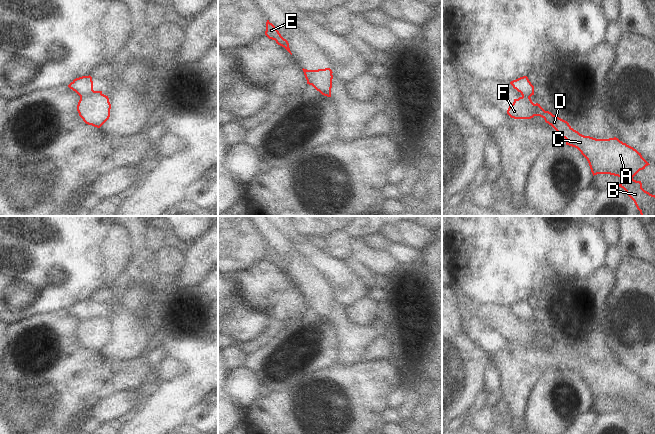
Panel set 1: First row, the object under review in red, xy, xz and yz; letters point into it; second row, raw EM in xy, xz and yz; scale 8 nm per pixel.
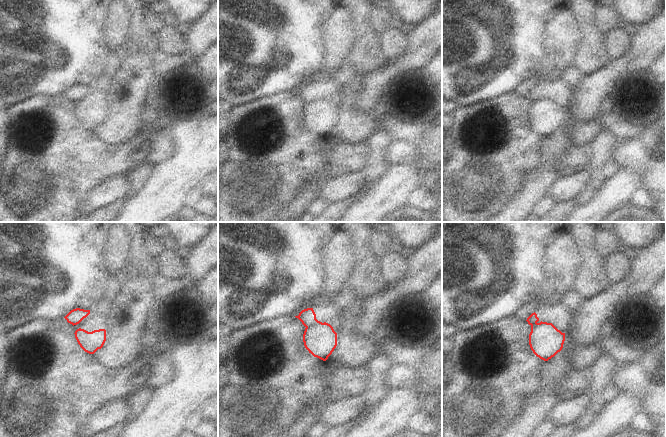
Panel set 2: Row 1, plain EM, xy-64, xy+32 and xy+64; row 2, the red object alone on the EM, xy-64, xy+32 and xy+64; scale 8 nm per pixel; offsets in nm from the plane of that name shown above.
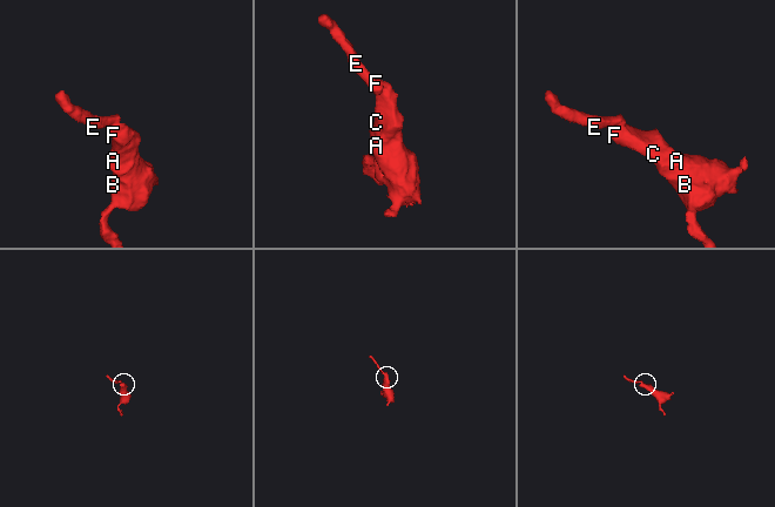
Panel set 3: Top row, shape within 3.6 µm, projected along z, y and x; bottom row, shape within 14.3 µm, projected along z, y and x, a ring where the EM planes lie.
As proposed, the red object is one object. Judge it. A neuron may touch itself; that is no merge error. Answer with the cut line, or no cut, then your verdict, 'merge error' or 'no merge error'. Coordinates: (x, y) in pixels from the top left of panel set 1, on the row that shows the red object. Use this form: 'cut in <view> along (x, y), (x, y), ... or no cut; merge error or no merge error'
cut in xy along (93, 90), (80, 97); merge error

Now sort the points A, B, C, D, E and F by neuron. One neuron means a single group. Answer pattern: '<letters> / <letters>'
A B C D F / E

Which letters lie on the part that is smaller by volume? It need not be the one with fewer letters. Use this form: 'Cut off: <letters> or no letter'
Cut off: E

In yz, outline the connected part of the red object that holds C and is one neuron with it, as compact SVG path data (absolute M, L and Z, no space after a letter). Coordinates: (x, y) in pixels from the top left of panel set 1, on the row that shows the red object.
M519 97L509 106L507 114L514 119L542 117L558 134L566 139L566 145L577 148L587 159L591 172L620 177L619 187L634 201L641 216L655 216L655 195L642 188L641 181L633 177L650 165L633 147L618 138L596 139L574 130L567 121L534 104L530 97Z

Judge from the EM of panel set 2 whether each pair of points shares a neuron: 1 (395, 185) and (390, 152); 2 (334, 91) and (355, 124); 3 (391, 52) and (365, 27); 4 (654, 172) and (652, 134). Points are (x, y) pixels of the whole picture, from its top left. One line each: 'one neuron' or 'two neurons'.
1: two neurons
2: two neurons
3: two neurons
4: one neuron

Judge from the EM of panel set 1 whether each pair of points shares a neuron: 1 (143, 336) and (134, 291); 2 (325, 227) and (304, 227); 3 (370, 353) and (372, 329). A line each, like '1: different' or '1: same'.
1: same
2: same
3: different

